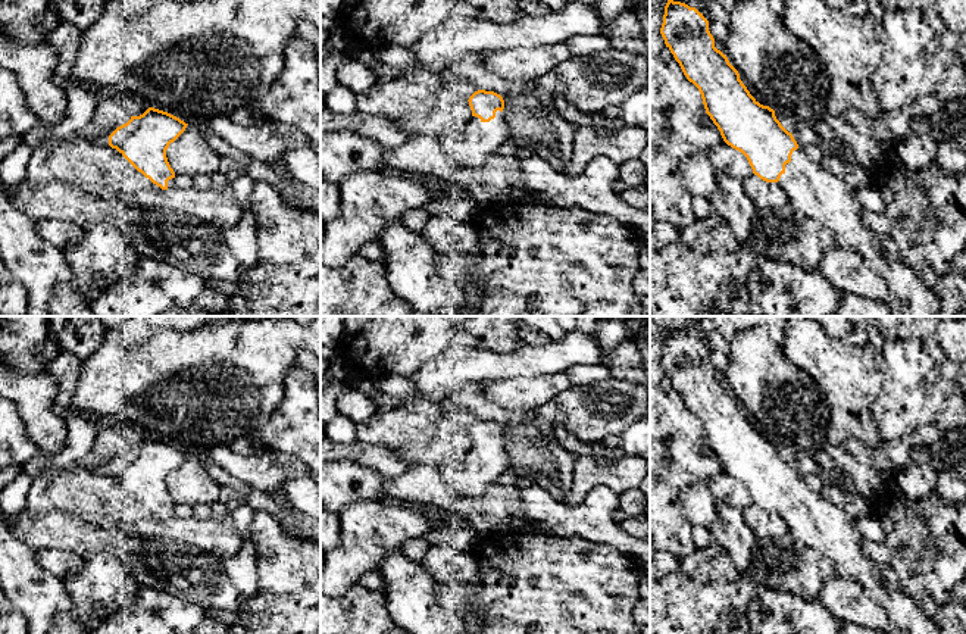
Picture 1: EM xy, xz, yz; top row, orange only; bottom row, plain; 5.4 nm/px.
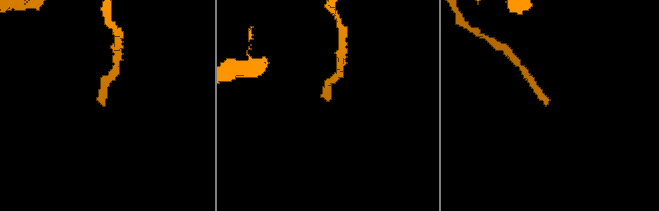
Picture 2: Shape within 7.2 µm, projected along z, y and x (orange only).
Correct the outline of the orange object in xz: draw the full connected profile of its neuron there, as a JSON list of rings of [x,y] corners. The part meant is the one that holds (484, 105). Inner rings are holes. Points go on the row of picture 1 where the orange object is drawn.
[[[478,90],[469,97],[469,106],[472,116],[479,118],[479,122],[473,122],[465,128],[465,134],[473,138],[476,132],[493,132],[498,137],[500,143],[507,141],[509,131],[504,125],[503,115],[495,112],[503,112],[504,100],[500,94],[494,91]]]

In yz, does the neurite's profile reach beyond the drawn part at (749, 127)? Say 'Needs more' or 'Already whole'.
Needs more

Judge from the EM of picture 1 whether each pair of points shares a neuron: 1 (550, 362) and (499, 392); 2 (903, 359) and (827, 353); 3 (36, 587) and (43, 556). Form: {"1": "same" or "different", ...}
{"1": "different", "2": "different", "3": "different"}

